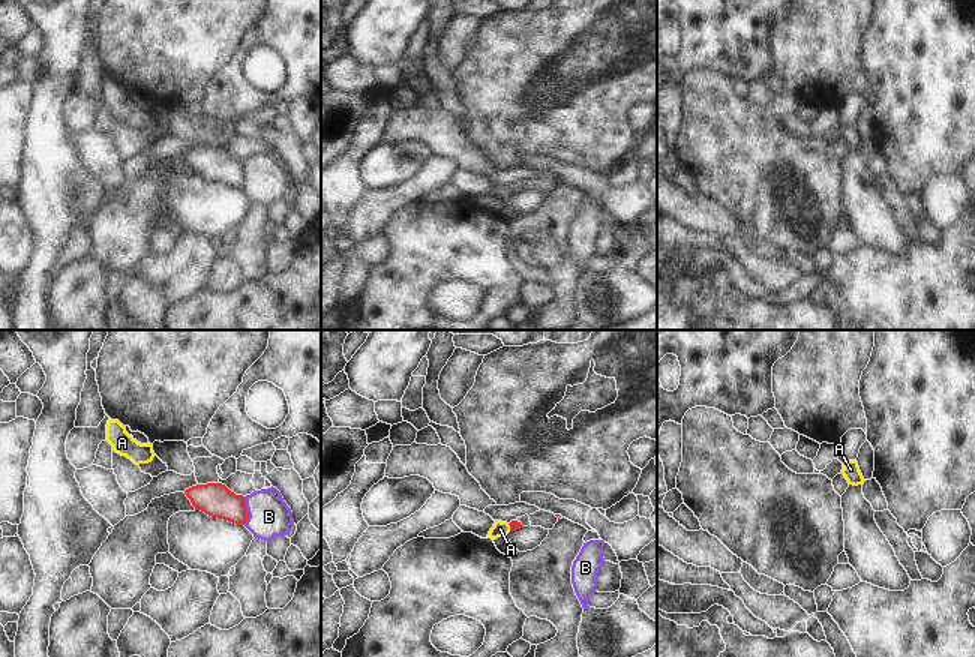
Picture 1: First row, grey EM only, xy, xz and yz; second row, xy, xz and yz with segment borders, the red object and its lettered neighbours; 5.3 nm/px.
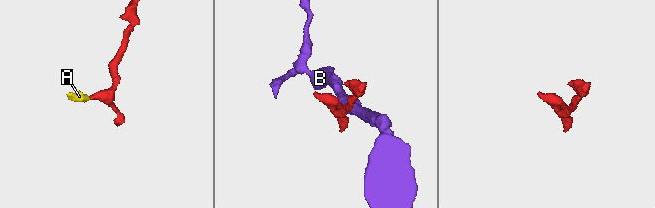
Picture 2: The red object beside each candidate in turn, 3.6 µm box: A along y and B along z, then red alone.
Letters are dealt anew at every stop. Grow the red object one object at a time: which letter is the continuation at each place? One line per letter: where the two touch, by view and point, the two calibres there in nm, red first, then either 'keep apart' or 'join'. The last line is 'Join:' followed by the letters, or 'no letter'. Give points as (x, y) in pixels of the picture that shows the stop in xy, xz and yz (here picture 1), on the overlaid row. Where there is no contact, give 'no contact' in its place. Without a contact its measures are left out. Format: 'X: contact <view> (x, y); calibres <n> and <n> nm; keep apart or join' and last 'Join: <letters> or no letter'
A: contact xz (510, 527); calibres 50 and 80 nm; join
B: contact xy (246, 512); calibres 180 and 220 nm; keep apart
Join: A

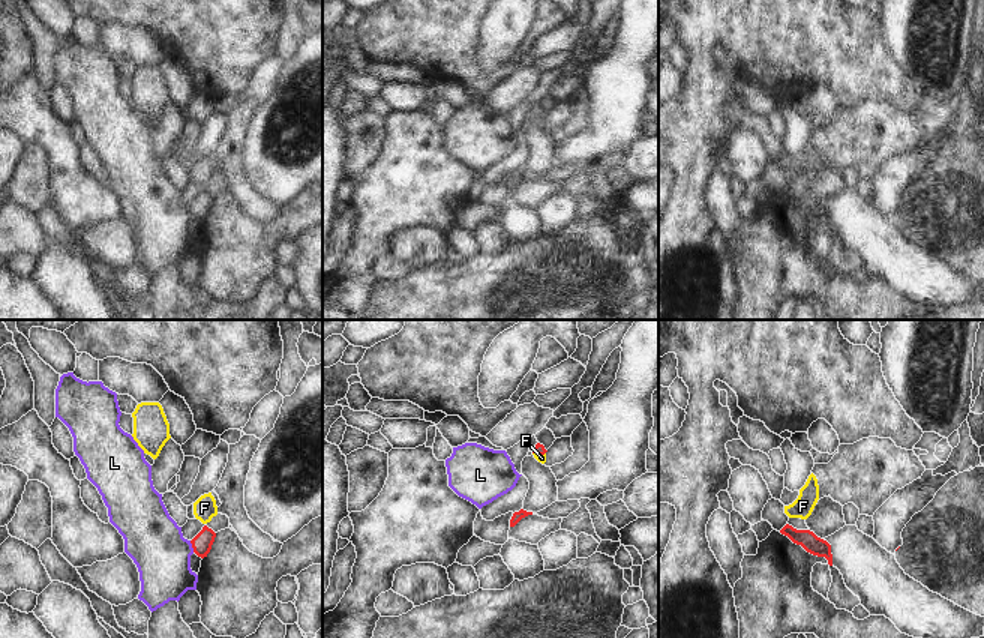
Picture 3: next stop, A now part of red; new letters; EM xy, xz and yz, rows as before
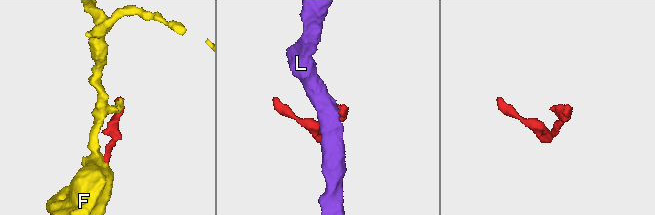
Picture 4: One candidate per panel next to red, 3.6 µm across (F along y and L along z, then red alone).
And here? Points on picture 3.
F: contact xz (539, 454); calibres 60 and 50 nm; keep apart
L: contact xy (192, 547); calibres 110 and 300 nm; keep apart
Join: no letter

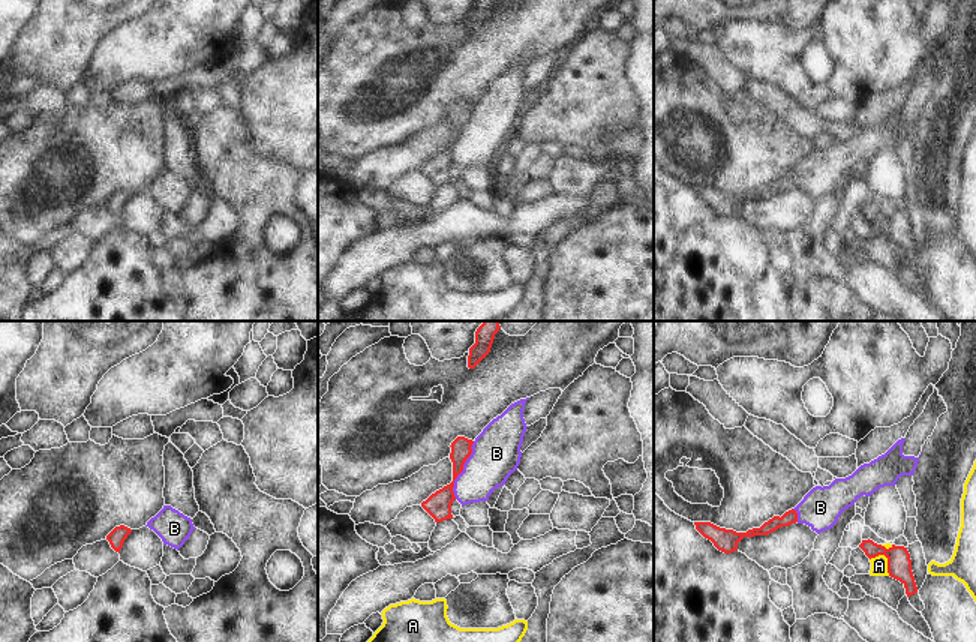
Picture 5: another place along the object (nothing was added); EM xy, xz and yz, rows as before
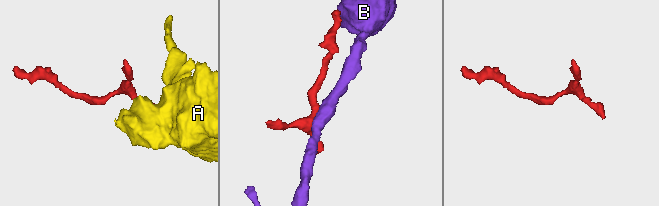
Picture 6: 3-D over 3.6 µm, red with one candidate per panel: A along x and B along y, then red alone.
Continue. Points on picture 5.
A: contact yz (886, 557); calibres 130 and 100 nm; keep apart
B: contact xz (462, 470); calibres 140 and 260 nm; keep apart
Join: no letter

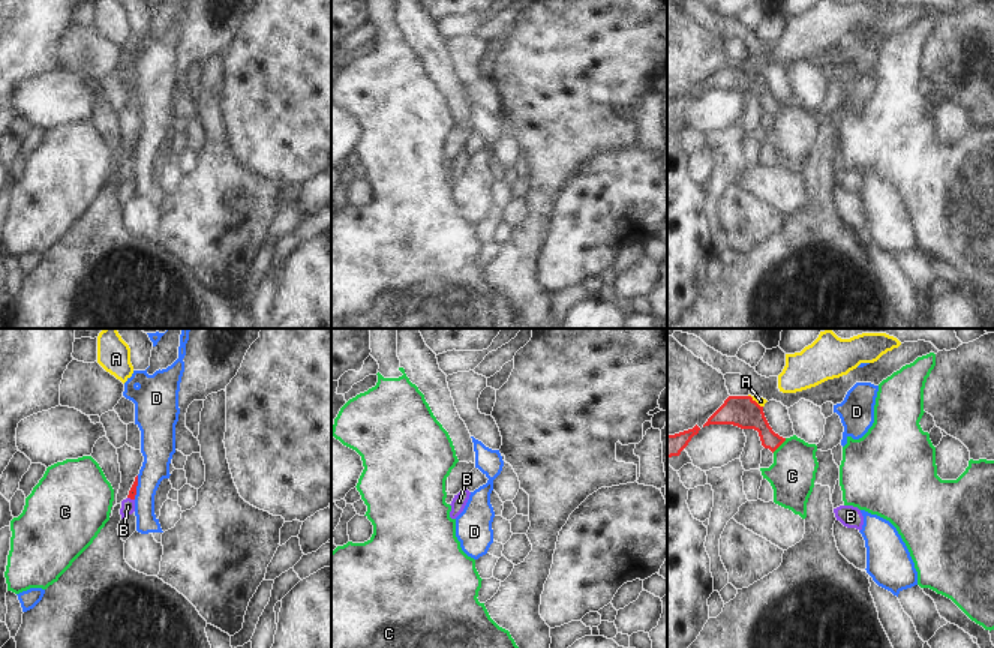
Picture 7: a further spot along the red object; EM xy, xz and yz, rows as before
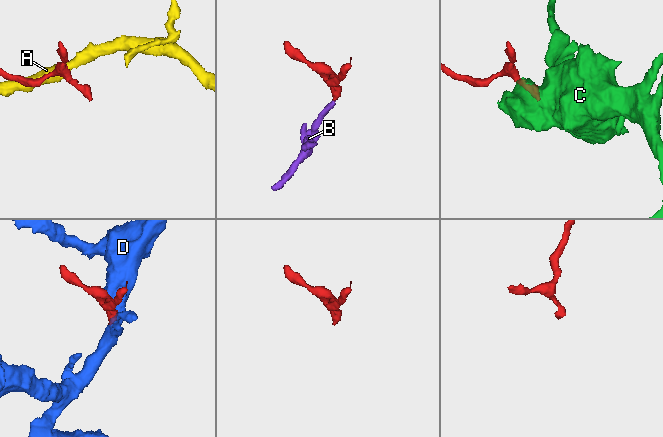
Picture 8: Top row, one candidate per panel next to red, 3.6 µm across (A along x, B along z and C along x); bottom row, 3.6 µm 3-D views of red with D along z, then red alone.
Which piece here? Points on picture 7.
A: contact yz (754, 401); calibres 170 and 50 nm; keep apart
B: contact xy (131, 498); calibres 50 and 80 nm; join
C: contact yz (778, 446); calibres 160 and 240 nm; keep apart
D: contact xy (135, 488); calibres 50 and 180 nm; keep apart
Join: B

